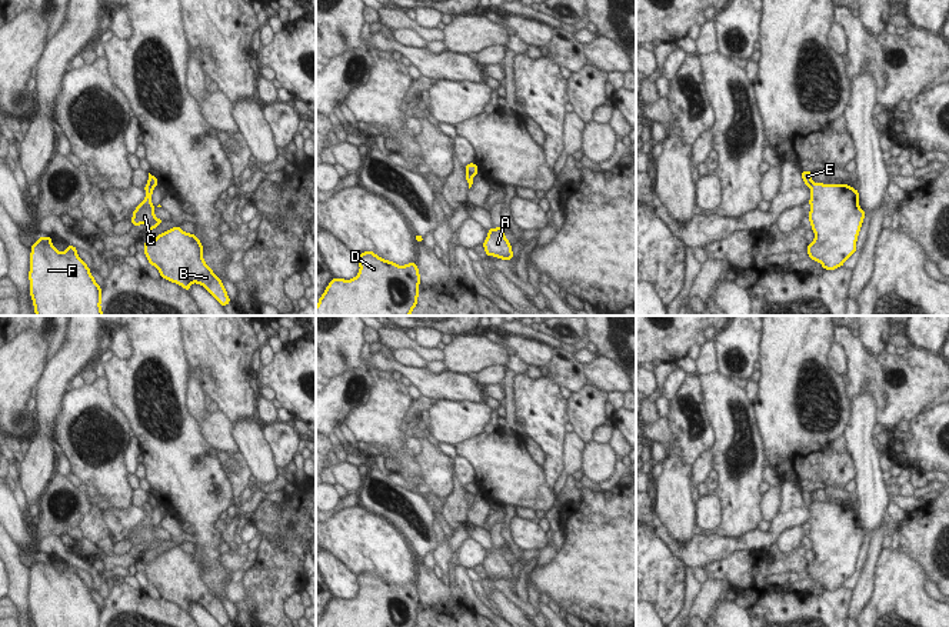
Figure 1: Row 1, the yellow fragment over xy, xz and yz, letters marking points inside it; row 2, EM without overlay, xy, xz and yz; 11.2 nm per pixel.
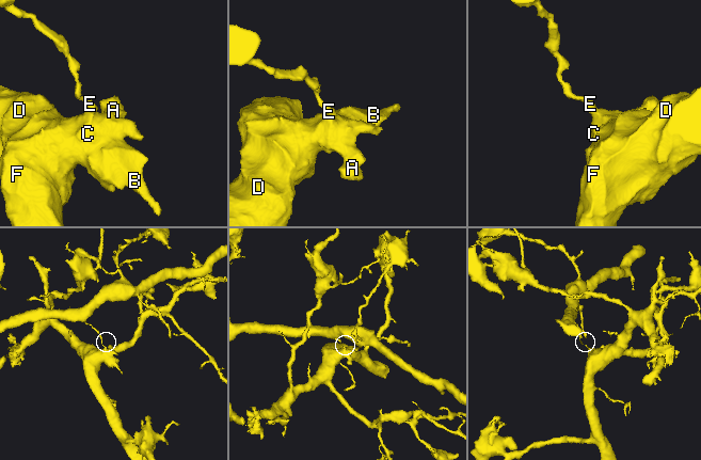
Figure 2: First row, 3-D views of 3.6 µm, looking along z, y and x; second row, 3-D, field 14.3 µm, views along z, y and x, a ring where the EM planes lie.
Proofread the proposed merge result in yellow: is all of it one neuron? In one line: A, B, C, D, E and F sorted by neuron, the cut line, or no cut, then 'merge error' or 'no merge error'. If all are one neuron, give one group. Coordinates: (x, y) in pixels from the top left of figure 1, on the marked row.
groups A B C D F / E; cut yz (812, 182), (809, 186); merge error

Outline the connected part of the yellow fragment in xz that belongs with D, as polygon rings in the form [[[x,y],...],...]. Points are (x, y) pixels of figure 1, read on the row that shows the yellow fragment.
[[[373,251],[359,254],[359,274],[329,283],[316,306],[316,316],[410,316],[417,304],[420,274],[416,263],[397,266]]]

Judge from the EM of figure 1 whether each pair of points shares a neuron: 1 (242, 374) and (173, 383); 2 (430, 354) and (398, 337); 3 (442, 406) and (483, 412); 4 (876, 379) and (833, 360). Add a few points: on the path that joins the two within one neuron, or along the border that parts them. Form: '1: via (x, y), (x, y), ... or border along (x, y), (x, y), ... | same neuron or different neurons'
1: border along (183, 337), (190, 370) | different neurons
2: via (422, 350), (406, 342) | same neuron
3: via (452, 412), (473, 412) | same neuron
4: border along (833, 342), (843, 352), (846, 373) | different neurons

